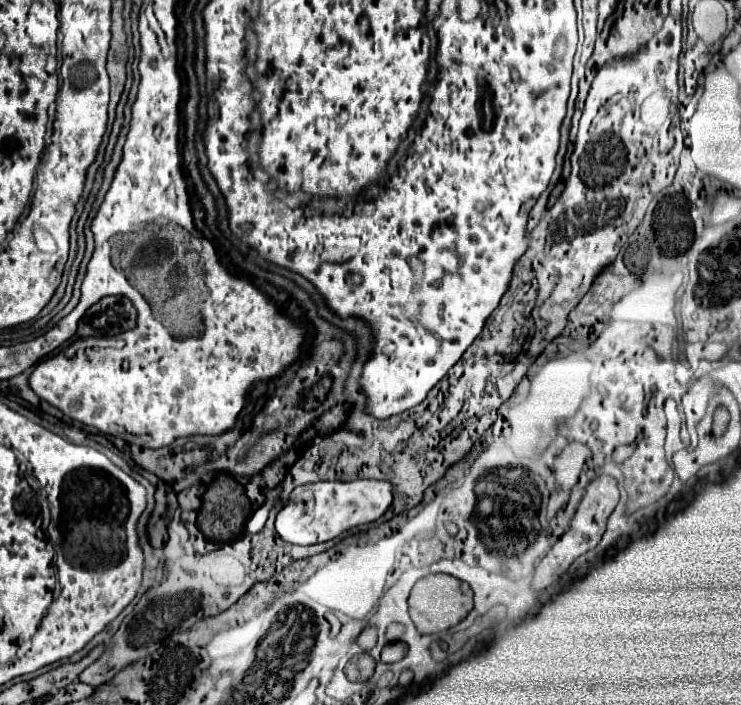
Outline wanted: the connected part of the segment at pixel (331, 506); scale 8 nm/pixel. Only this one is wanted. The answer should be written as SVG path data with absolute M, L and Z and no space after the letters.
M356 479L356 481L324 481L296 487L290 501L276 517L278 535L294 545L314 545L330 541L344 531L372 523L382 517L392 505L392 483L382 479Z

